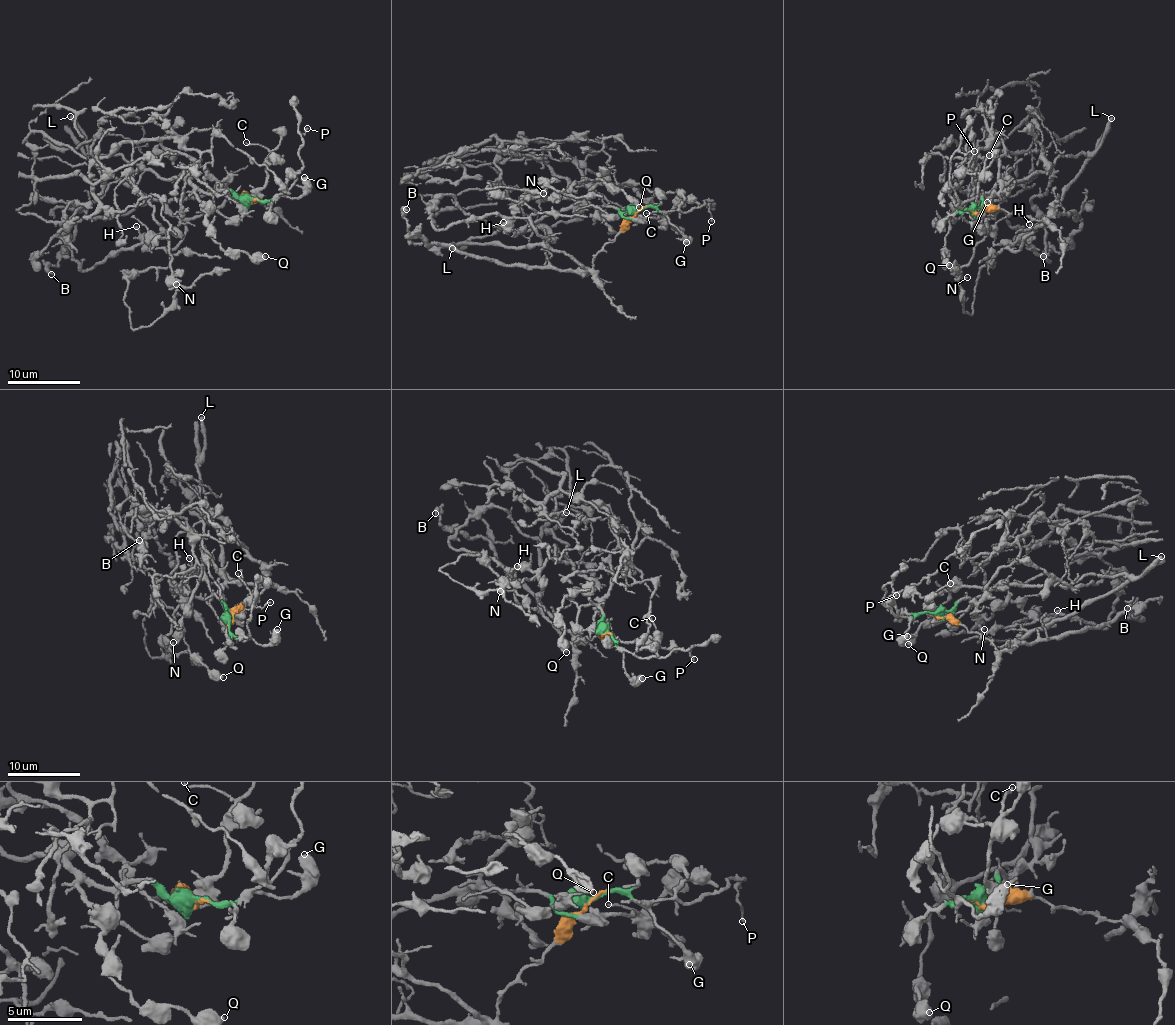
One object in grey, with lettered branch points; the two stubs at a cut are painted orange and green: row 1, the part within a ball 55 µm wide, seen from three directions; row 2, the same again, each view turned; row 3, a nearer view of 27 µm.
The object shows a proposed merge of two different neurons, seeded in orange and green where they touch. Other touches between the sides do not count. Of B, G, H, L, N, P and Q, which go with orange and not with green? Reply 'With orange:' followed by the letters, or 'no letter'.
With orange: B, H

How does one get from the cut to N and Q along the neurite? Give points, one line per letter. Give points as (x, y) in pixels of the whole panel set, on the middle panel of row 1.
N: (637, 213), (580, 204), (529, 222), (519, 201), (536, 196), (541, 186), (544, 197), (543, 183), (543, 193)
Q: (637, 213), (588, 206), (585, 196), (600, 176), (596, 178), (623, 188), (639, 207)

